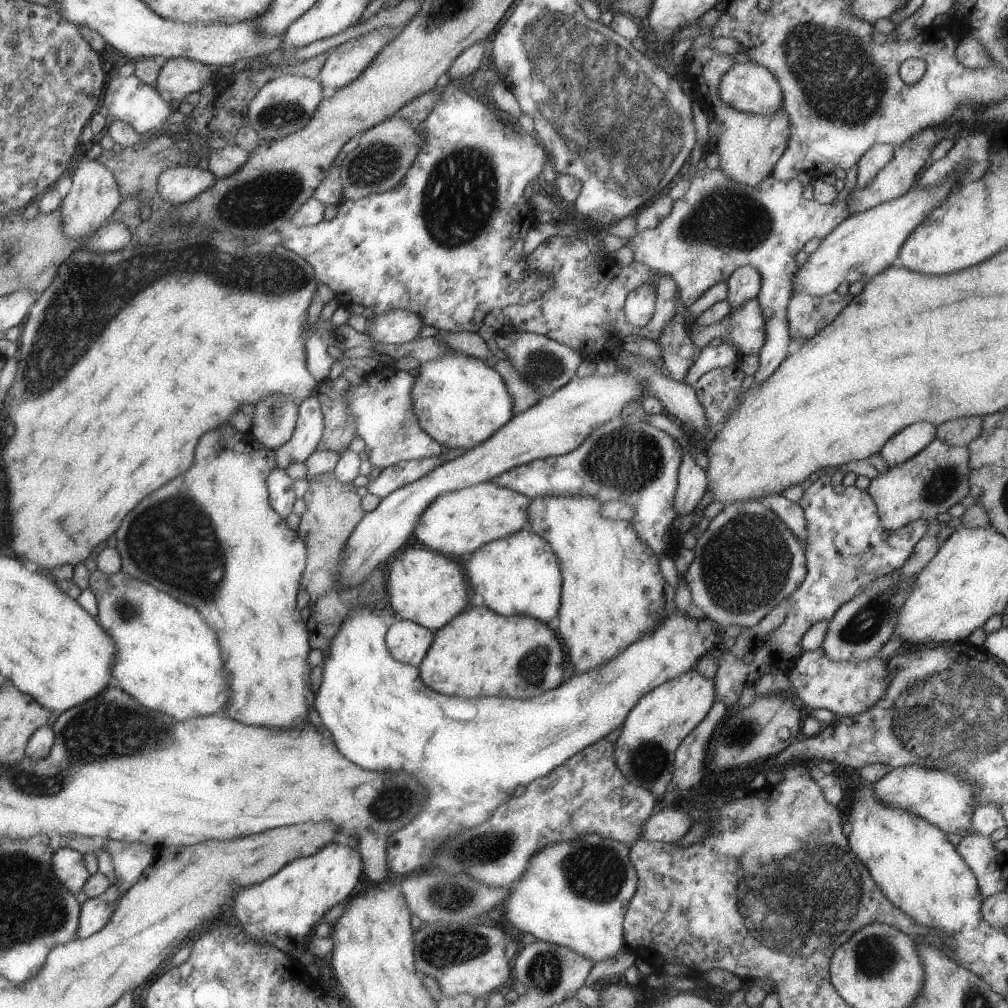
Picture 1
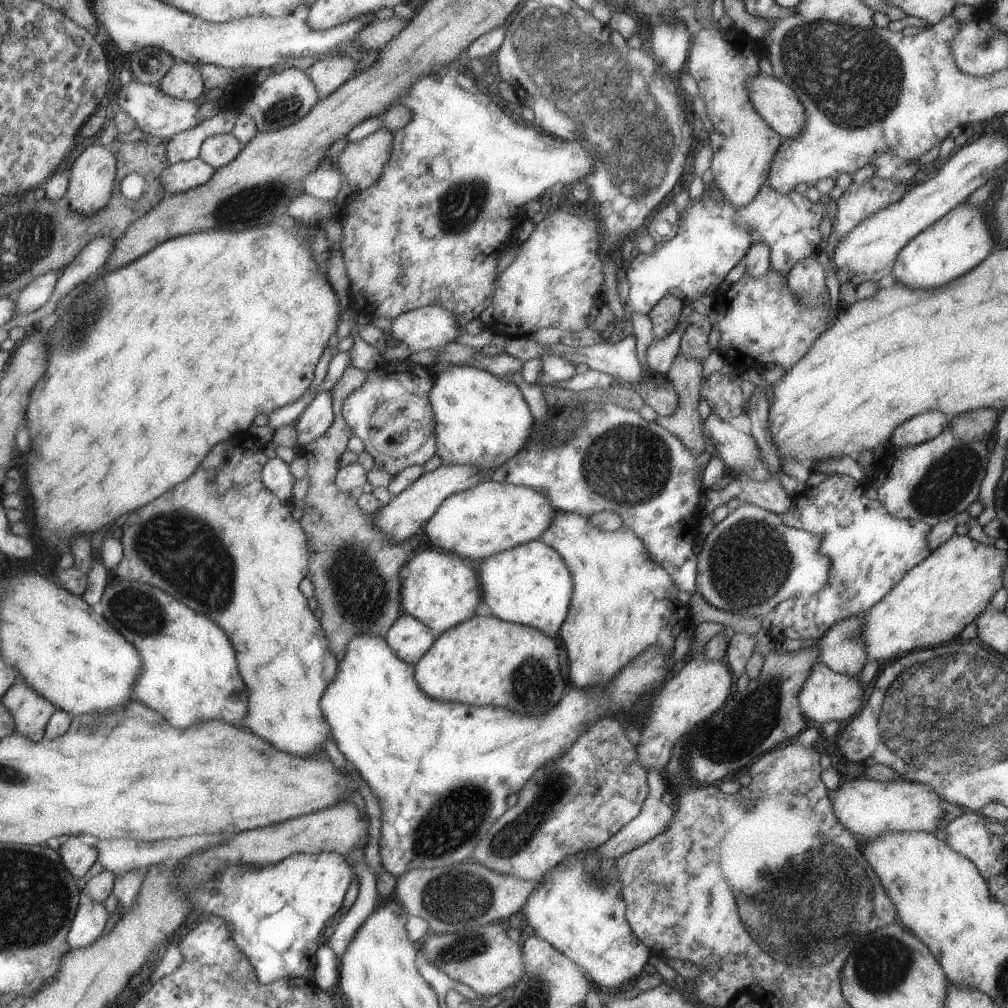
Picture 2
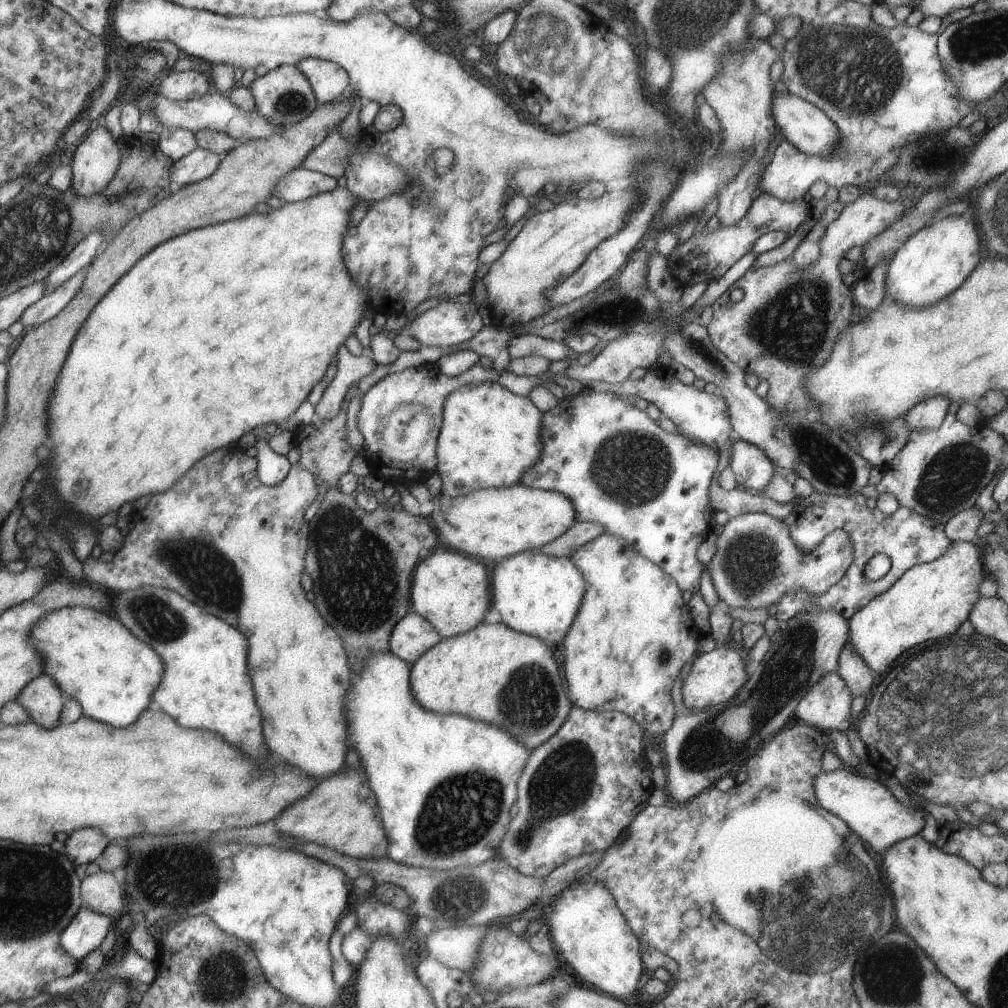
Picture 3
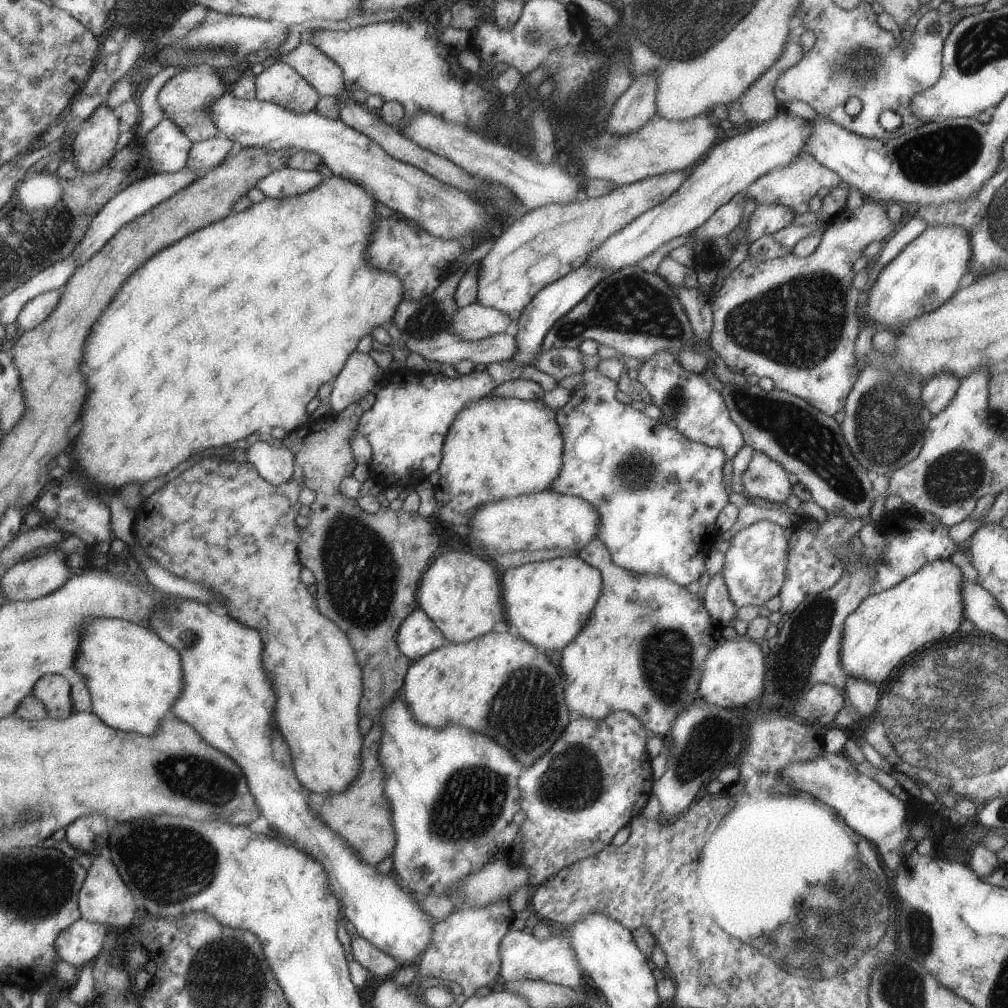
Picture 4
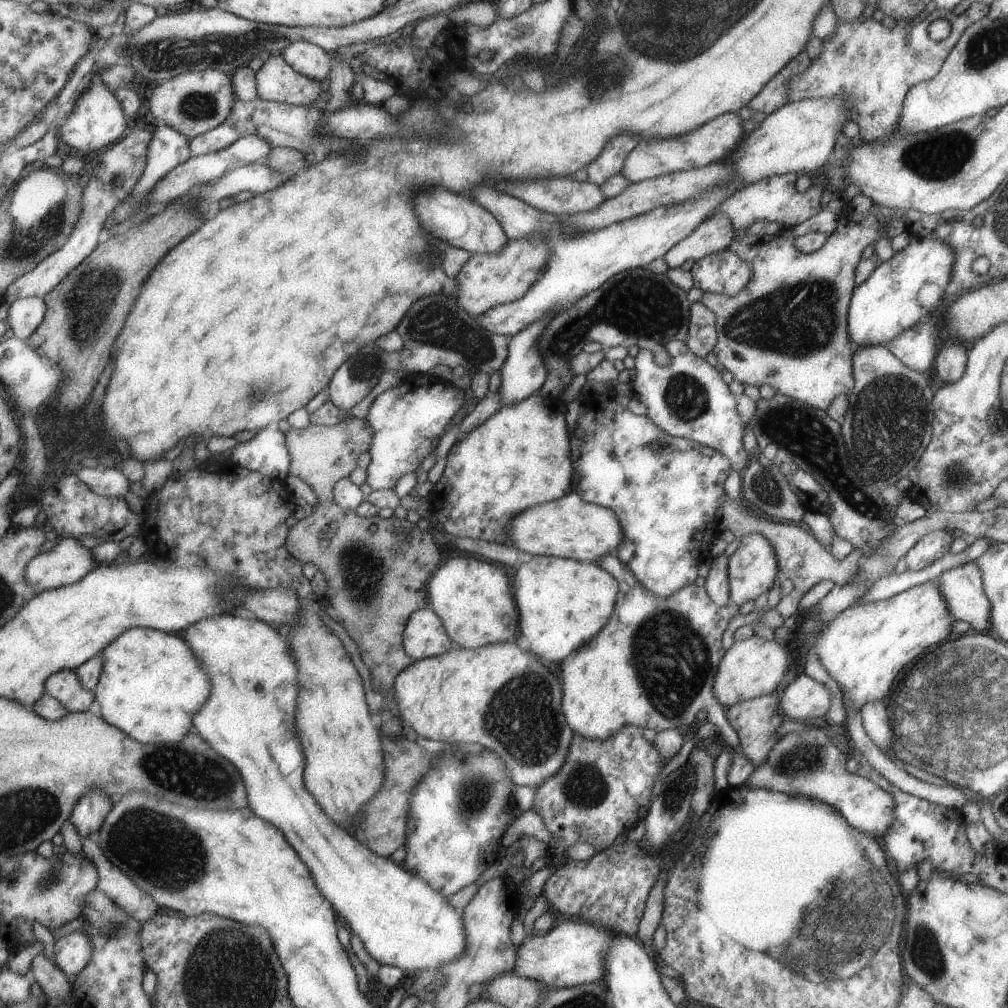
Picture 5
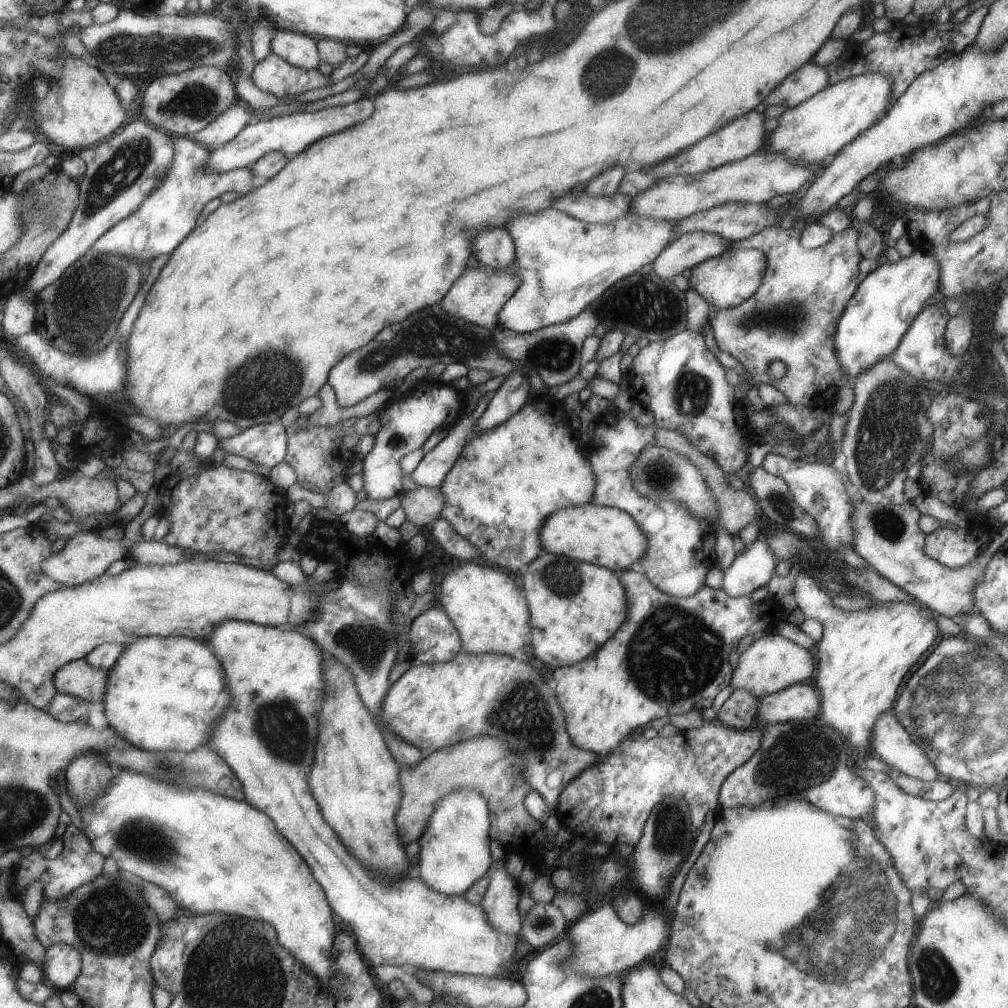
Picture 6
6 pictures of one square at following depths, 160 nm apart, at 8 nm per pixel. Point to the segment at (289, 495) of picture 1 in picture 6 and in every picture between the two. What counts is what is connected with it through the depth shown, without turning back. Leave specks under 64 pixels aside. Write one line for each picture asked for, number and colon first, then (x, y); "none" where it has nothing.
2: (276, 478)
3: (271, 468)
4: (274, 465)
5: (265, 452)
6: (265, 444)

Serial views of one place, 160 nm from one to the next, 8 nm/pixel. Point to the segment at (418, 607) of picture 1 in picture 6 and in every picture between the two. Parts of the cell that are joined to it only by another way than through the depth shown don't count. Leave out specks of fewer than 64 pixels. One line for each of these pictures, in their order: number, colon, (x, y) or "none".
2: (438, 588)
3: (447, 588)
4: (460, 594)
5: (471, 596)
6: (489, 612)

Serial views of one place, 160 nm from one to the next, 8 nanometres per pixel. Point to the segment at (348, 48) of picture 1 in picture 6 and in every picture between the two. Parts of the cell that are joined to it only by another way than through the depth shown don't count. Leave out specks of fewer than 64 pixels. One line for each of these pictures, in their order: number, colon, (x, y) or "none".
2: (327, 73)
3: (329, 82)
4: (320, 72)
5: (306, 59)
6: (299, 50)

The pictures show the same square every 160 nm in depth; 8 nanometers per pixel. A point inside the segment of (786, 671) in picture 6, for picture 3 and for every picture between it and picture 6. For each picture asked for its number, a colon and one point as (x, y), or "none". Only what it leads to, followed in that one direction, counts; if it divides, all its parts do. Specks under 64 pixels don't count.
3: (714, 678)
4: (732, 673)
5: (753, 667)

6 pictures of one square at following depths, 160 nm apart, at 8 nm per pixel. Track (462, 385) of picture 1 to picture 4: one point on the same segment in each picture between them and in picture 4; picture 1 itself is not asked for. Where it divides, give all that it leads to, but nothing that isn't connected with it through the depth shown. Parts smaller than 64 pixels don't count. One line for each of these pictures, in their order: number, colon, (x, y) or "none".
2: (480, 420)
3: (488, 436)
4: (496, 447)

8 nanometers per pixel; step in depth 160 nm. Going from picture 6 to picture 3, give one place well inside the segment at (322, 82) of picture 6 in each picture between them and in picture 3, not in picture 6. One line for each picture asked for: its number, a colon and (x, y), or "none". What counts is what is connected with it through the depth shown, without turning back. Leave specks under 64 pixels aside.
3: (283, 96)
4: (277, 83)
5: (276, 81)

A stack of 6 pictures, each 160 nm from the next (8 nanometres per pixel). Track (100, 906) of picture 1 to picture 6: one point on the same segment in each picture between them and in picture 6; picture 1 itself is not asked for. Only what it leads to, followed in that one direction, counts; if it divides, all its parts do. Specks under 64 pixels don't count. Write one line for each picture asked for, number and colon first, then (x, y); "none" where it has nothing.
2: (89, 920)
3: (86, 930)
4: (82, 940)
5: (72, 951)
6: (61, 963)

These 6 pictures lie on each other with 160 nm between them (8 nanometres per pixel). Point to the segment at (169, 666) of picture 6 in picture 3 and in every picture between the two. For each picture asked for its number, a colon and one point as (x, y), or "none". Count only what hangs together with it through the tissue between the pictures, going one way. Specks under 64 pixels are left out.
3: (91, 657)
4: (133, 677)
5: (150, 685)

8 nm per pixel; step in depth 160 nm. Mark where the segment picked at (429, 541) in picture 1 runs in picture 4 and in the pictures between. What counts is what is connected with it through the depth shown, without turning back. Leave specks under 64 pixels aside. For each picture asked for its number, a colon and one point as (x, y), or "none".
2: (490, 517)
3: (493, 523)
4: (545, 519)

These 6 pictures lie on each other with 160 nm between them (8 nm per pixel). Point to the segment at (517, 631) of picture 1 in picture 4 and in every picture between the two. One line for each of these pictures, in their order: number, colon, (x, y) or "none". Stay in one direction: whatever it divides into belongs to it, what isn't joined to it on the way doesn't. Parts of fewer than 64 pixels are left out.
2: (483, 660)
3: (492, 673)
4: (497, 684)

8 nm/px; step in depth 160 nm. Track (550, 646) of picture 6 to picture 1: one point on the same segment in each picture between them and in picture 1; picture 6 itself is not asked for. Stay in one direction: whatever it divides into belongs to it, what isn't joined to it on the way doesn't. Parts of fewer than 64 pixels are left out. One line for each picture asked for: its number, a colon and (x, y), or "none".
1: (518, 574)
2: (529, 584)
3: (535, 594)
4: (547, 602)
5: (561, 603)

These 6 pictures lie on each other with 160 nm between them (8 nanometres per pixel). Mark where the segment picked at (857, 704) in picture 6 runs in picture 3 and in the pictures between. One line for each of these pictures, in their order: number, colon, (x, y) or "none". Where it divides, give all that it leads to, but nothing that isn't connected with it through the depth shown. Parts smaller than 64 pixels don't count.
3: (928, 602)
4: (927, 605)
5: (863, 648)

